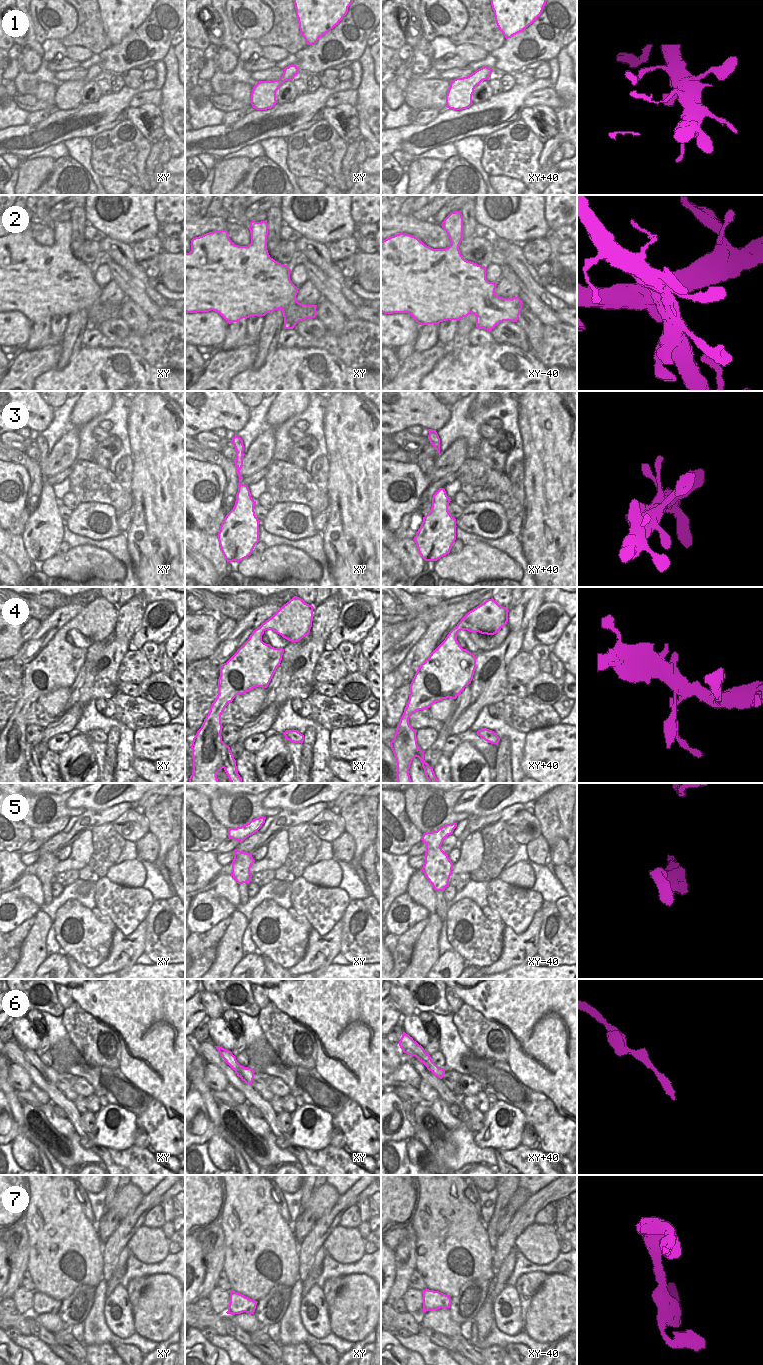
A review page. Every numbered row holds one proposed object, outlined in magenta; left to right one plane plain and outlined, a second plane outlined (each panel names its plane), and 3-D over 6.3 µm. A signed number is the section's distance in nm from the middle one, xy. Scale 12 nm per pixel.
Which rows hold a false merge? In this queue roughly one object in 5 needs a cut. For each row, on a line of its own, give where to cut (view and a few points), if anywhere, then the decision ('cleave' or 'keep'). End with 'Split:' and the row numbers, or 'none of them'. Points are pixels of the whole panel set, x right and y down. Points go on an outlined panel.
1: no cut | keep
2: no cut | keep
3: no cut | keep
4: no cut | keep
5: xy (229, 830), (228, 834) | cleave
6: no cut | keep
7: no cut | keep
Split: 5

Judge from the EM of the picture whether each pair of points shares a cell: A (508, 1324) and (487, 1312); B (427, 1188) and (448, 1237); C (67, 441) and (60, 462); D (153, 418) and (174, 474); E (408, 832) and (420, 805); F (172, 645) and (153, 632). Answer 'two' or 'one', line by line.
A: two
B: one
C: one
D: one
E: two
F: two

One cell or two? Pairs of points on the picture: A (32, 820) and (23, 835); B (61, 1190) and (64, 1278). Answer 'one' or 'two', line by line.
A: two
B: one

